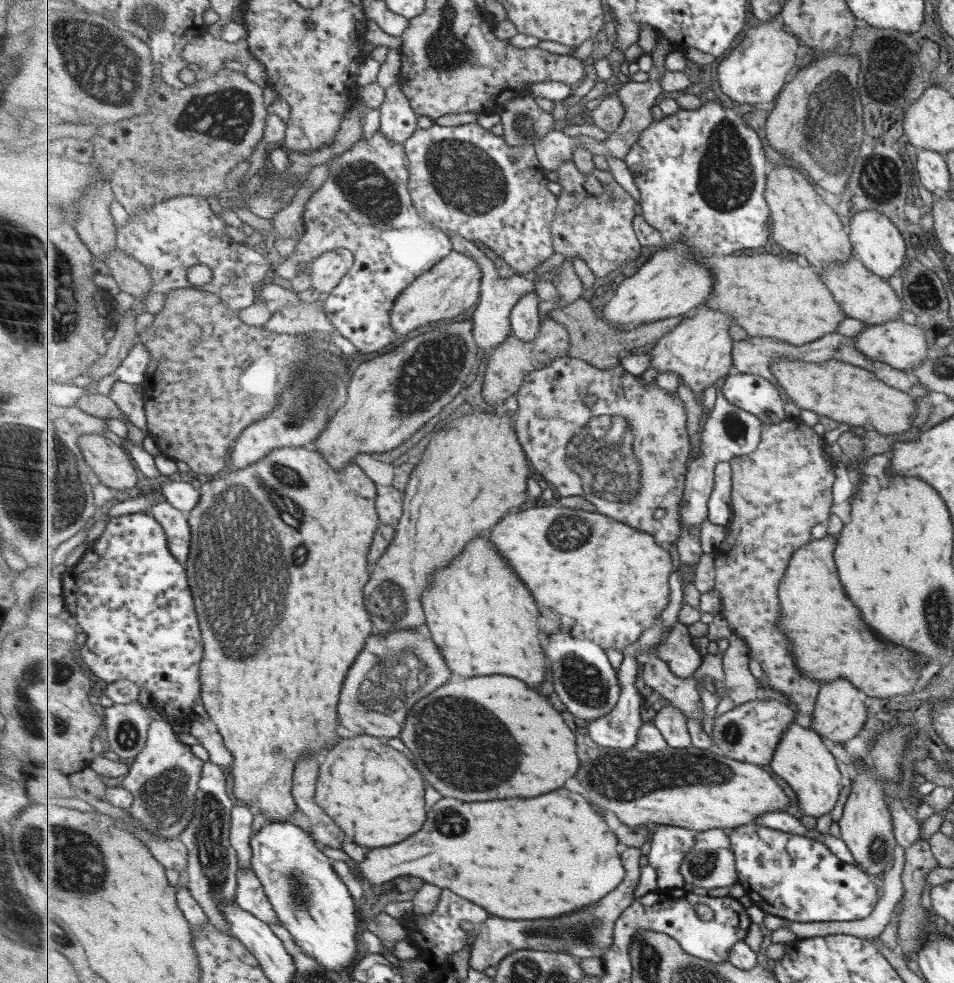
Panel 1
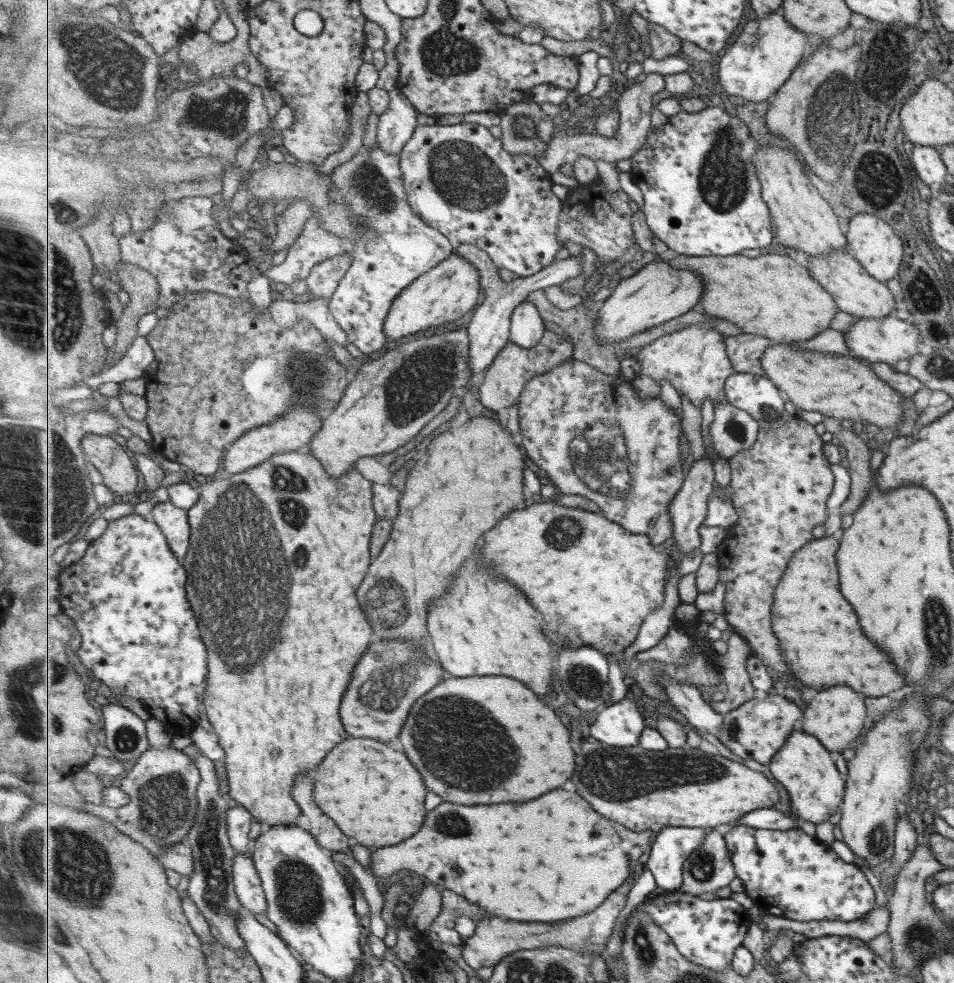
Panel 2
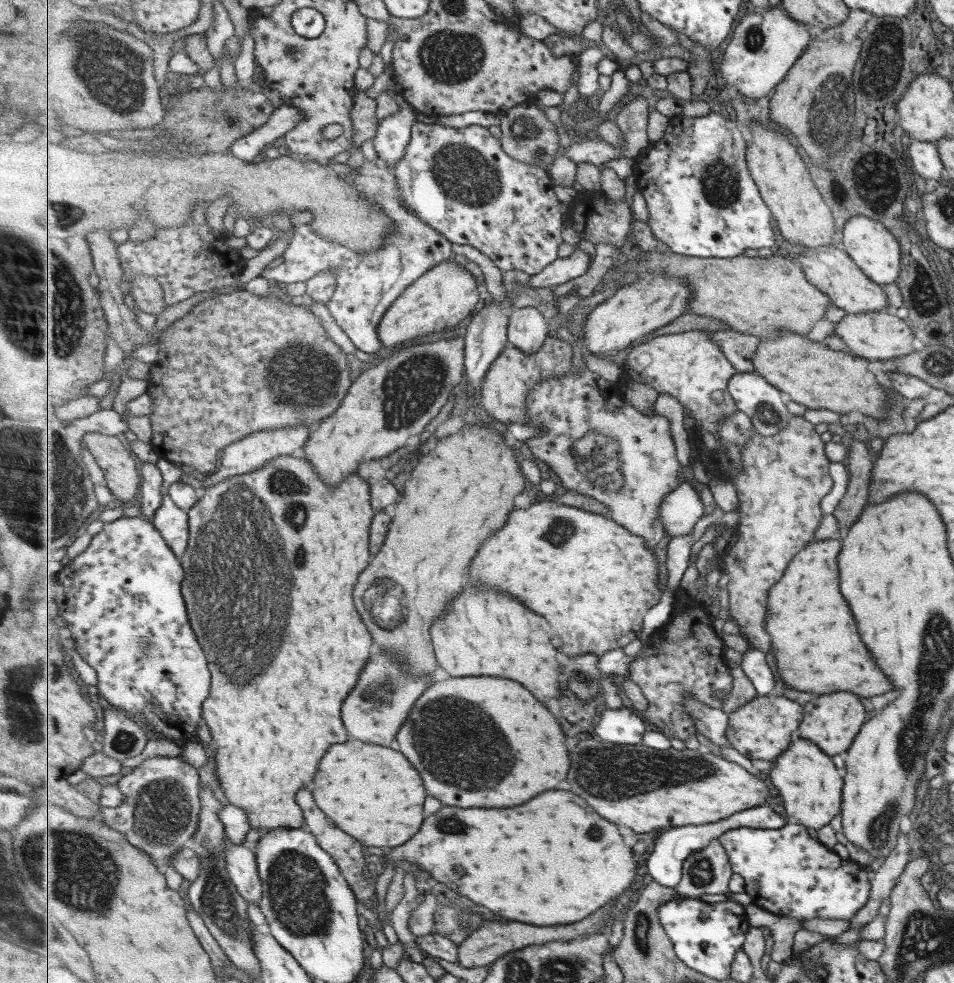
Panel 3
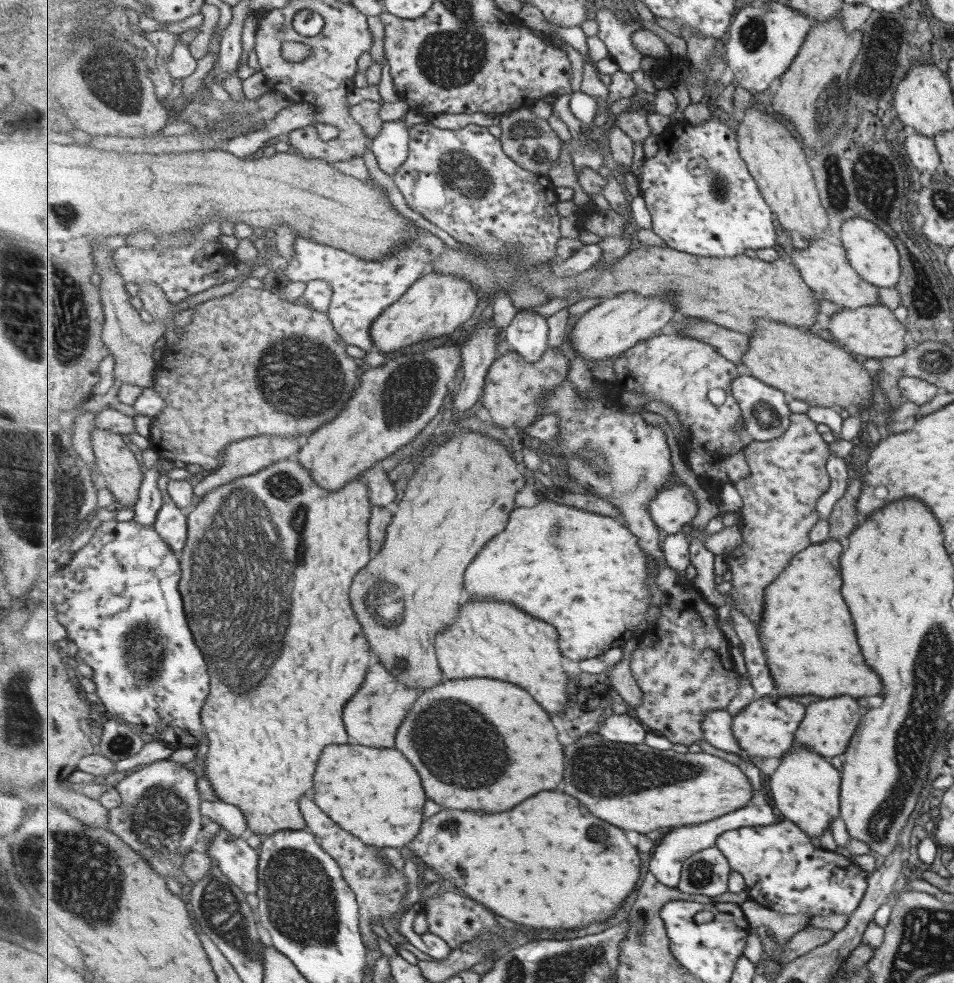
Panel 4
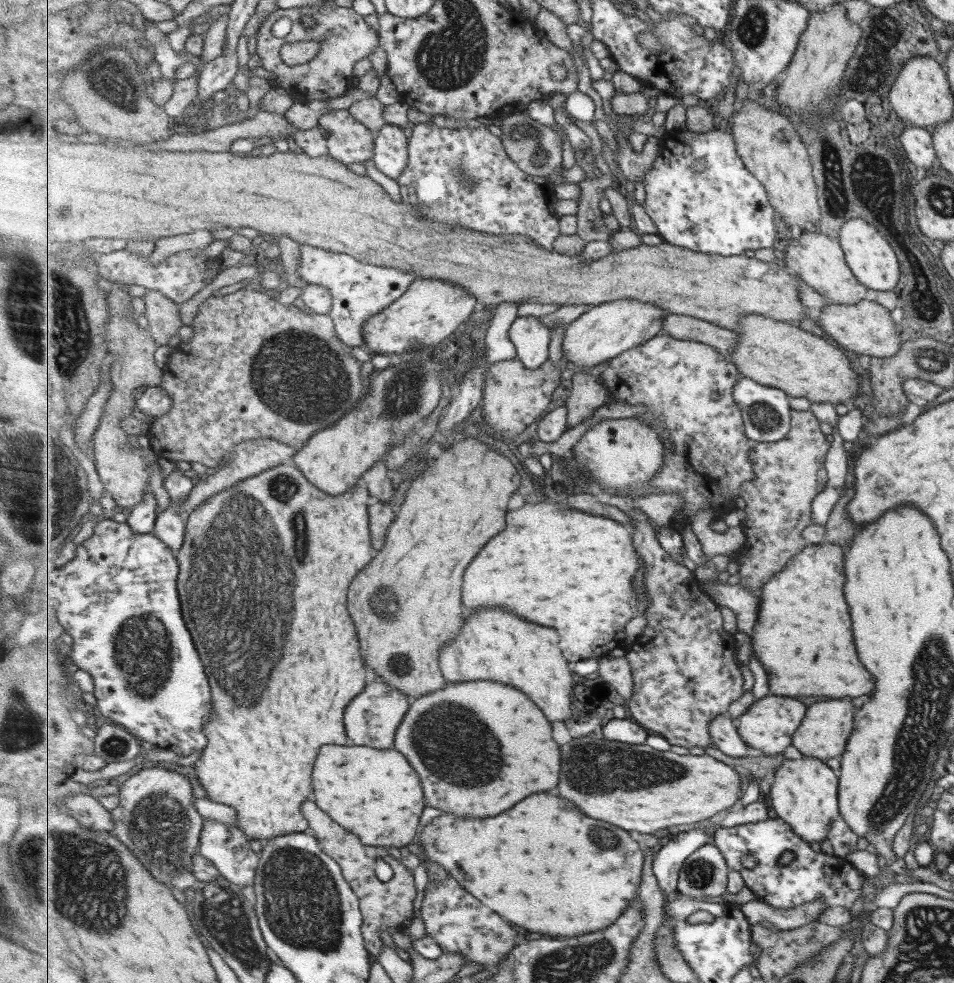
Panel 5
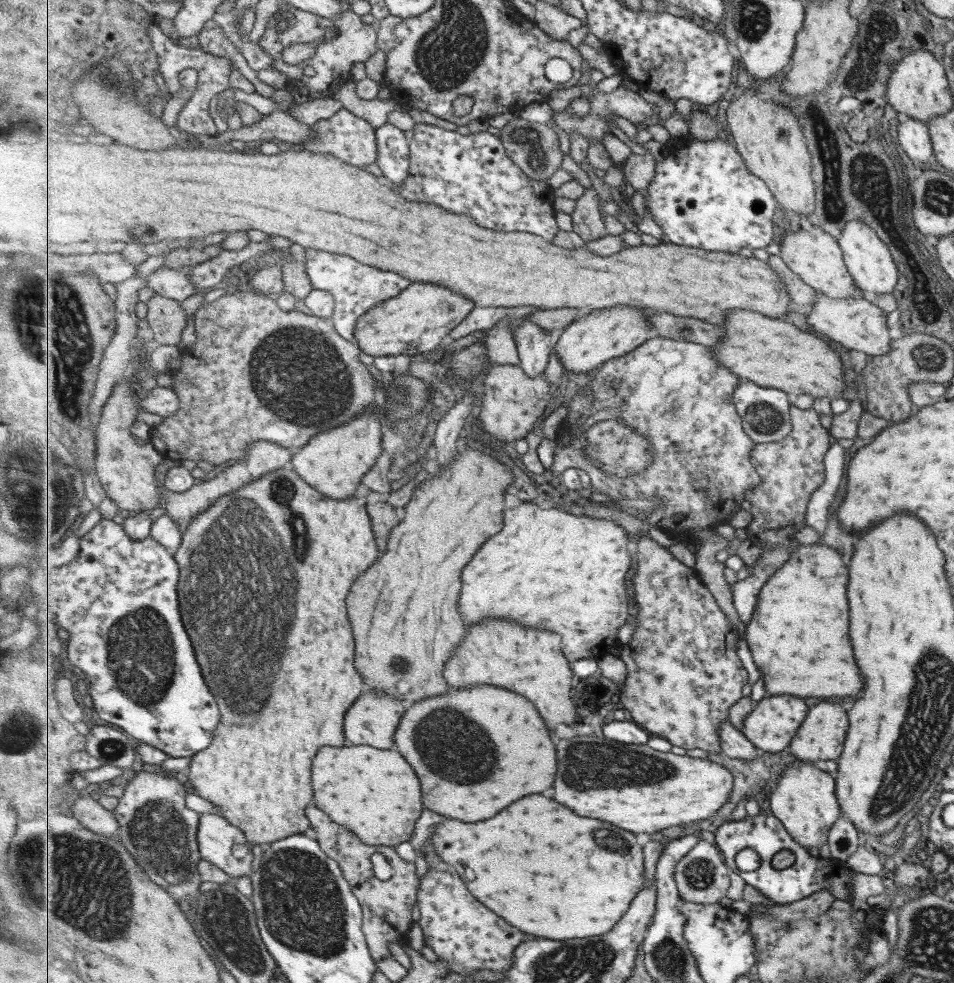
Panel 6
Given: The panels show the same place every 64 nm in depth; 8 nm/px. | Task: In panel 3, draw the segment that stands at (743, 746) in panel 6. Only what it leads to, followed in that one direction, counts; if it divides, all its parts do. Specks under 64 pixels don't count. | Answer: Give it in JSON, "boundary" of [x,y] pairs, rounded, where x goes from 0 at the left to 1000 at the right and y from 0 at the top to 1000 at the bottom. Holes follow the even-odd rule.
{"boundary":[[[726,705],[718,713],[721,716],[721,725],[730,733],[733,746],[752,759],[767,760],[761,750],[765,731],[762,724],[757,720],[747,720],[737,716]]]}

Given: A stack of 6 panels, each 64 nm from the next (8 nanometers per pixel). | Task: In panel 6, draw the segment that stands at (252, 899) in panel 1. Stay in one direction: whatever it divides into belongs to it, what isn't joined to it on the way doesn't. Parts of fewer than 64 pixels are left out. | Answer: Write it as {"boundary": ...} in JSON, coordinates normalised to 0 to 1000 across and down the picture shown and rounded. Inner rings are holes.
{"boundary":[[[212,828],[208,855],[213,875],[226,879],[244,896],[253,891],[263,893],[269,872],[265,871],[266,859],[256,843],[243,839],[235,830]]]}

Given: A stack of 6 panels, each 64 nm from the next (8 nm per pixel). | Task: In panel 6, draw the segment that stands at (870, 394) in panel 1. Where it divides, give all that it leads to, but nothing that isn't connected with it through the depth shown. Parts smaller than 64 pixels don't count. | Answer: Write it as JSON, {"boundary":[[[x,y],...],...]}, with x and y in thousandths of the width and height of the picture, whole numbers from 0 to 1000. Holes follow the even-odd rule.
{"boundary":[[[775,314],[763,317],[758,333],[761,334],[761,342],[745,352],[746,357],[777,387],[789,388],[802,395],[816,395],[830,404],[848,401],[852,406],[882,404],[882,399],[888,395],[877,357],[829,328],[794,316]]]}

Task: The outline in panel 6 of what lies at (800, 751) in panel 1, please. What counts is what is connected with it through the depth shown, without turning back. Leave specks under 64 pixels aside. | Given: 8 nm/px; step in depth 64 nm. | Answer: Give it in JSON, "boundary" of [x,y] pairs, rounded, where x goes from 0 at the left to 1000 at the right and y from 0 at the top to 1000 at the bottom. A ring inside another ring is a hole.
{"boundary":[[[835,772],[819,787],[813,803],[807,811],[807,824],[845,864],[865,859],[867,844],[877,834],[879,822],[873,806],[873,791],[866,784],[852,780],[849,775]]]}

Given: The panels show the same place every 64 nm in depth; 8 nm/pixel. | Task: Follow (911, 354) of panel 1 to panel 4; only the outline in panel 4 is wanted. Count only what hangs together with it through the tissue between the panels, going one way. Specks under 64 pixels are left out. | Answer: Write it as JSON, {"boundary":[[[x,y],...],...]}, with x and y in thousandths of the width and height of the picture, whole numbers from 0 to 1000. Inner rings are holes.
{"boundary":[[[922,308],[917,311],[882,313],[868,322],[868,338],[873,344],[888,352],[888,356],[897,363],[928,365],[942,362],[942,359],[950,355],[949,346],[947,346],[950,335],[947,328],[938,325],[936,318]]]}

